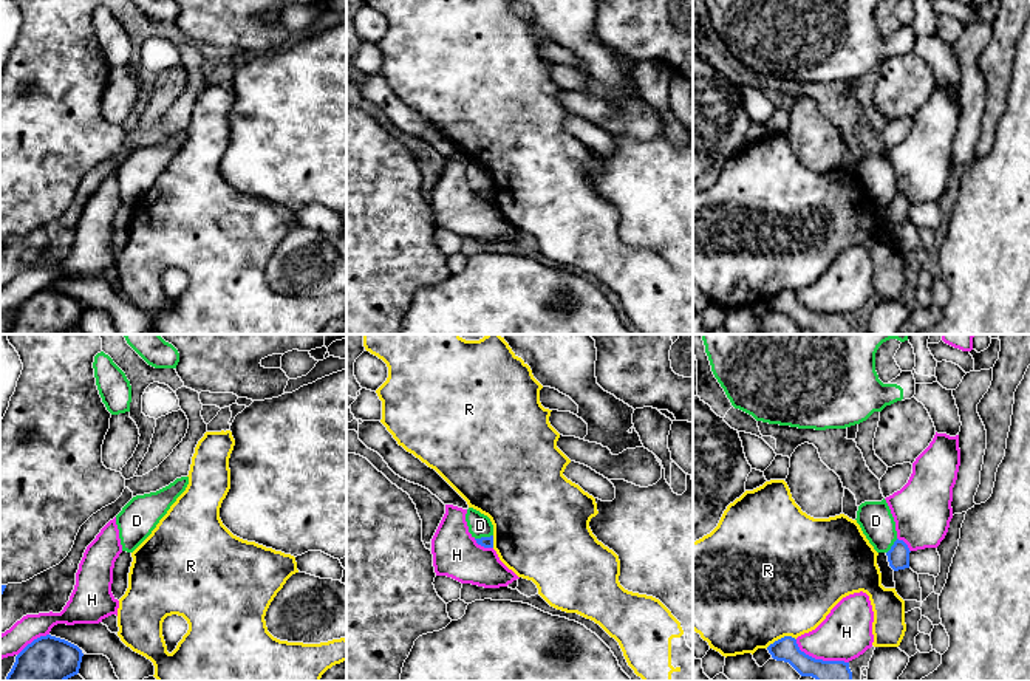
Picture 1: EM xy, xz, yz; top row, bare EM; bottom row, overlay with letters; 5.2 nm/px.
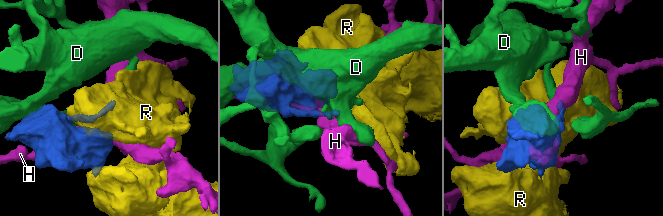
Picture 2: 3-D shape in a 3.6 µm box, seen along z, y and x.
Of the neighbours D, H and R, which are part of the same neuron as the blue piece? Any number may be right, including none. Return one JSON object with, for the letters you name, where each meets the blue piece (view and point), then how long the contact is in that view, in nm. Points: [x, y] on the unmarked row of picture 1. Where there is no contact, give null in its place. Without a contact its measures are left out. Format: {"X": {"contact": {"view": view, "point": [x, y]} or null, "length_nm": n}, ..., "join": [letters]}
{"join": []}

